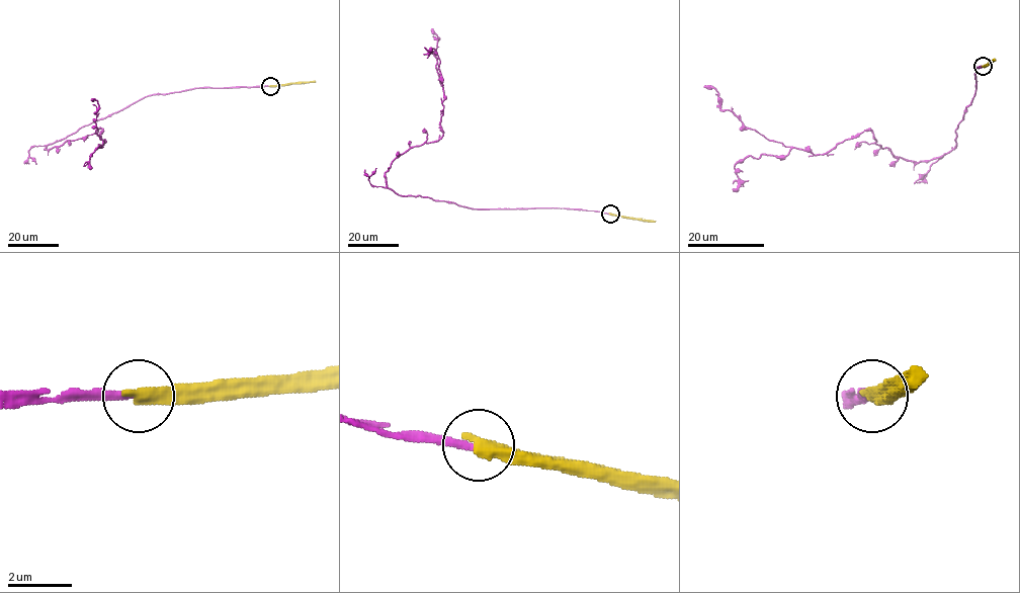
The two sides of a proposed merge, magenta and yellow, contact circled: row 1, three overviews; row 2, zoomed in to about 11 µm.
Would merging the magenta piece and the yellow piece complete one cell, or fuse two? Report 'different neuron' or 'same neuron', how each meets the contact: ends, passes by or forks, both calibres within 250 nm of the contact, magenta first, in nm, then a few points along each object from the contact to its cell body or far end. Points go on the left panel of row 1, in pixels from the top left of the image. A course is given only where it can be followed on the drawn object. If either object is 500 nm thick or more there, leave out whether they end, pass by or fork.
different neuron; magenta ends there; yellow ends there; 240 nm thick on the magenta side, 440 nm on the other; magenta runs (270, 86), (149, 95), (46, 149), (99, 129), (103, 144), (95, 132), (98, 103), (92, 99); yellow runs (270, 86), (316, 82)

